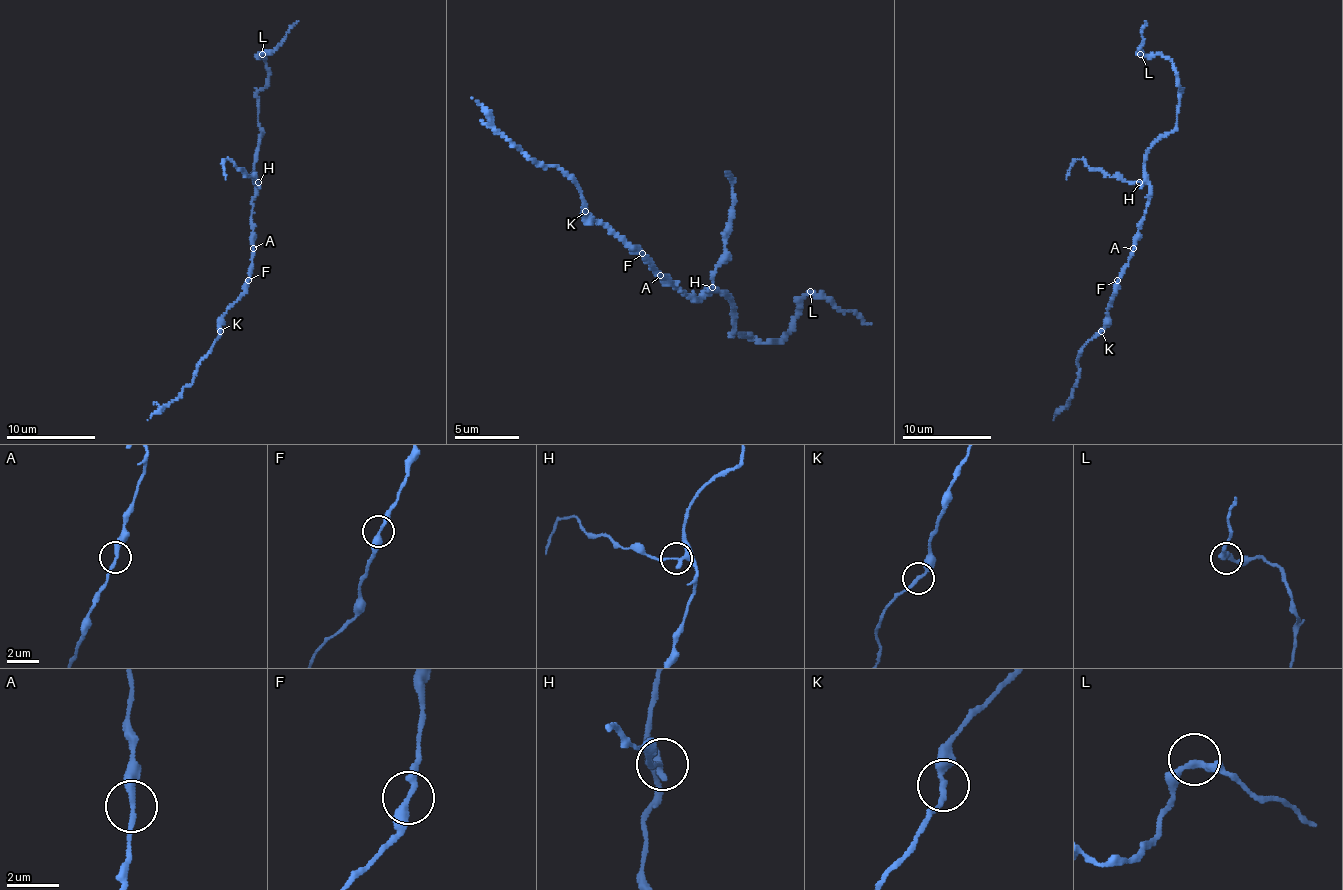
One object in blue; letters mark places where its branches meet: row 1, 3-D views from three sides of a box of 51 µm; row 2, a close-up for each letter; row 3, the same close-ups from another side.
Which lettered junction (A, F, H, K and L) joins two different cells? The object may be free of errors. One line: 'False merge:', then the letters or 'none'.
False merge: H

